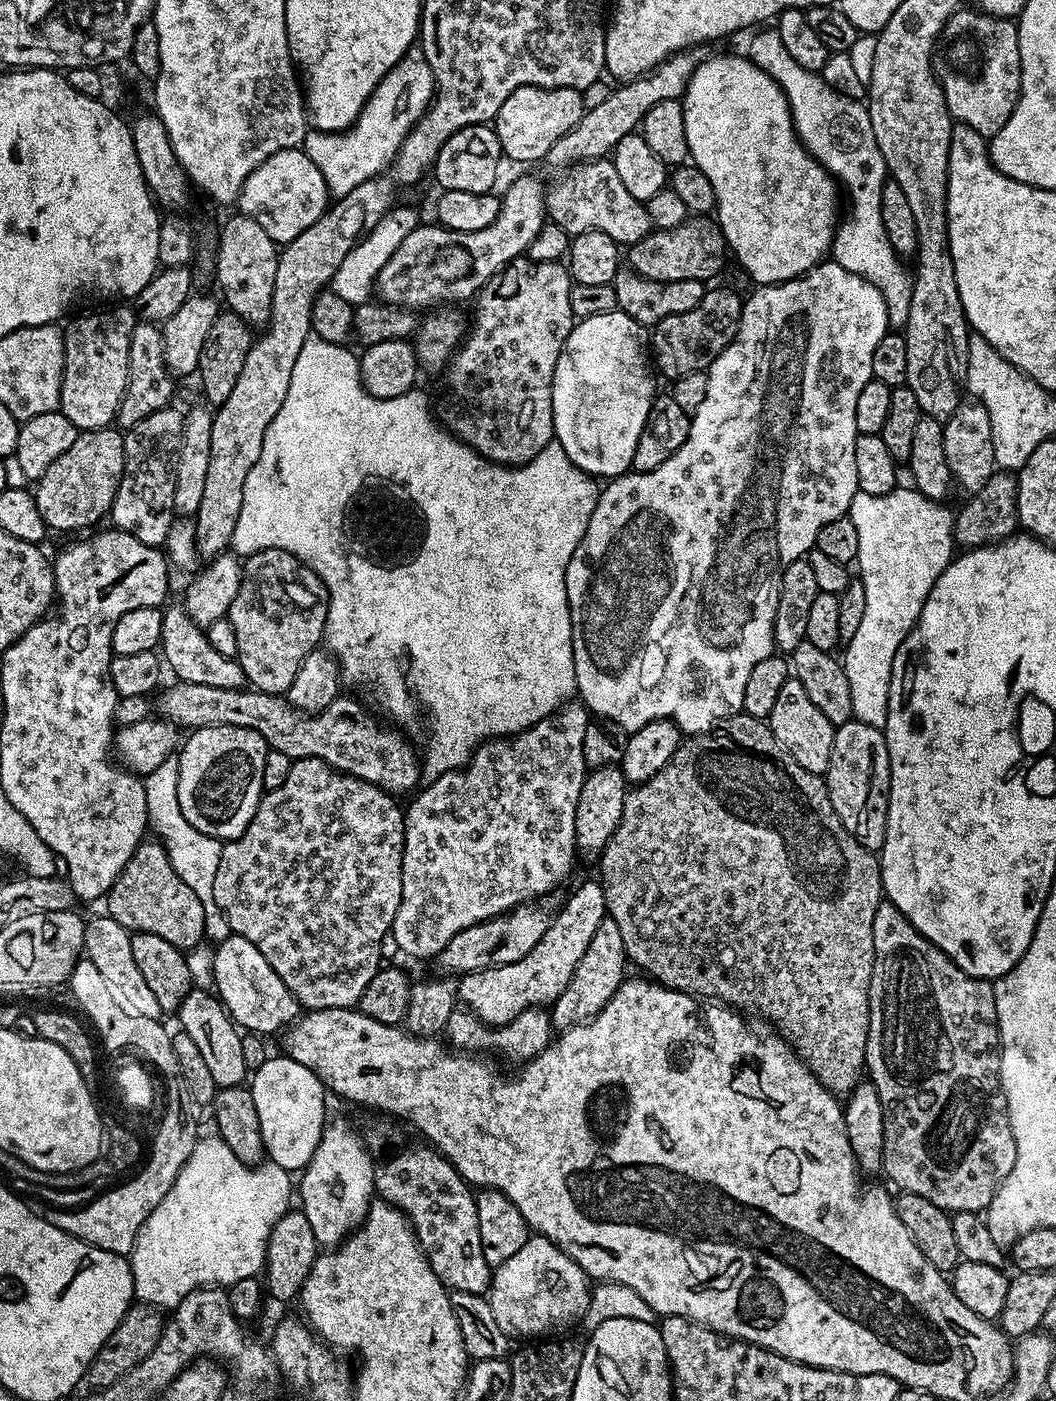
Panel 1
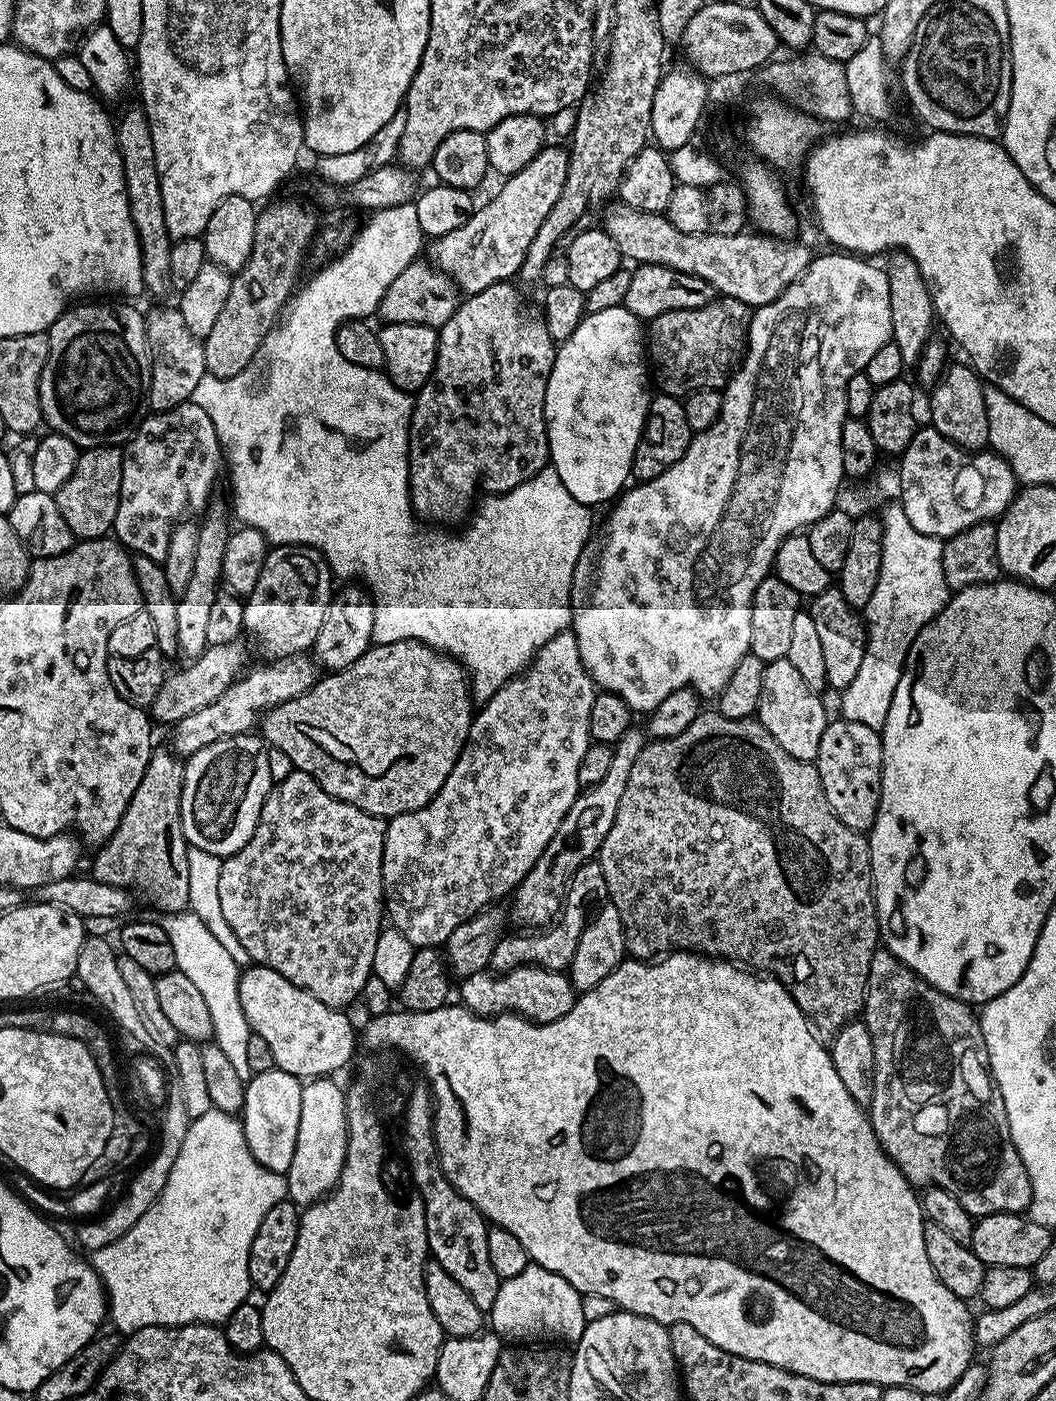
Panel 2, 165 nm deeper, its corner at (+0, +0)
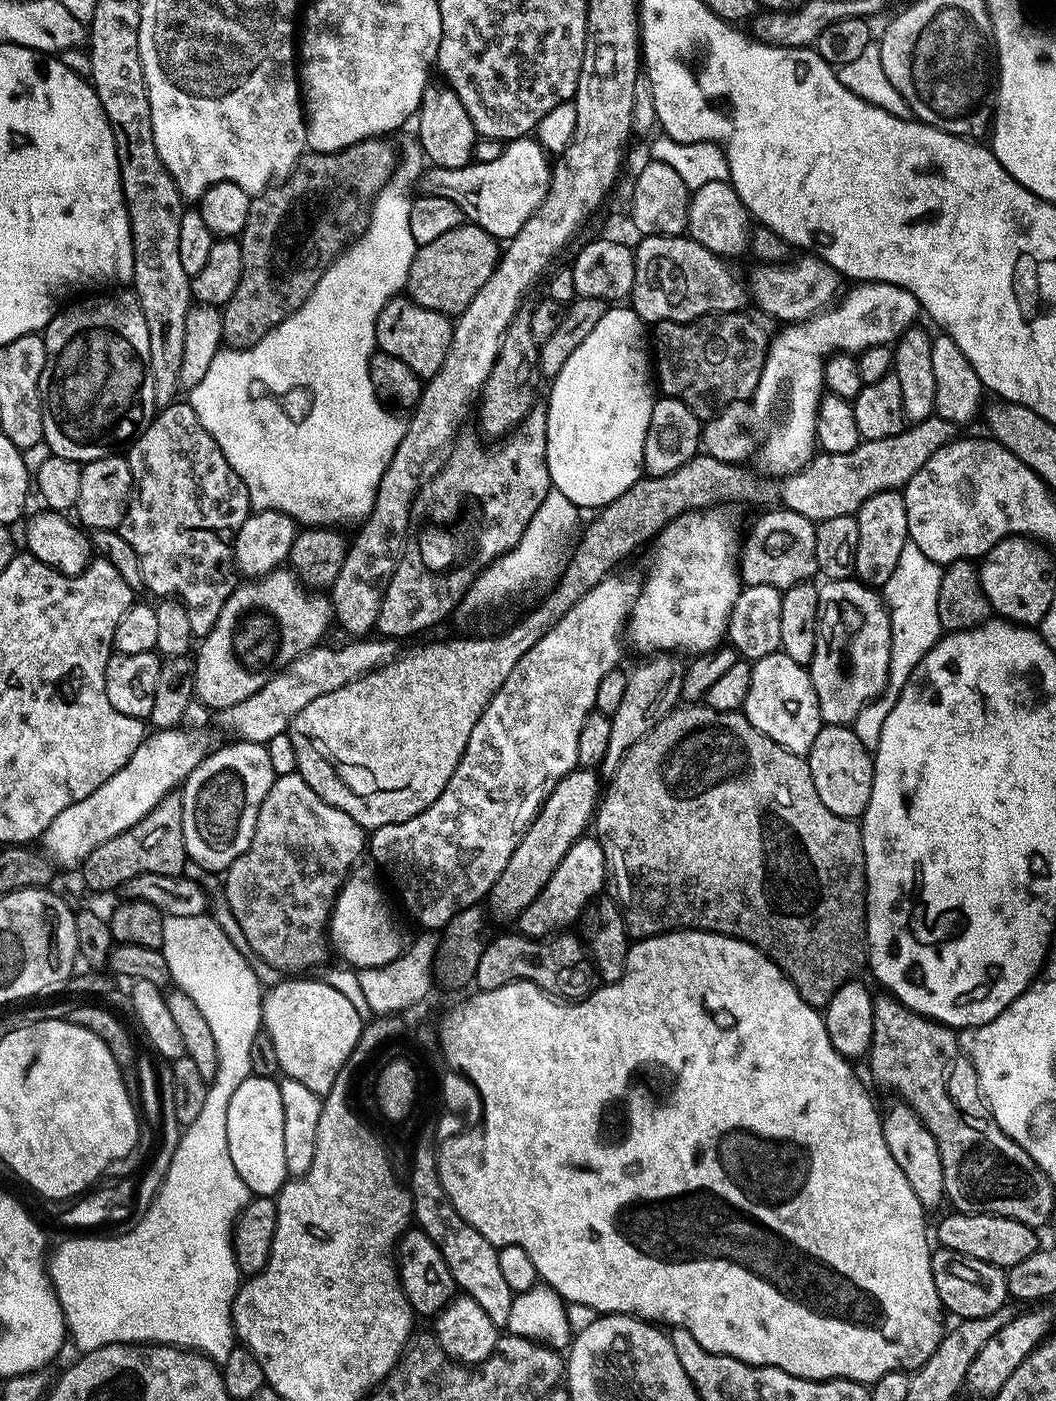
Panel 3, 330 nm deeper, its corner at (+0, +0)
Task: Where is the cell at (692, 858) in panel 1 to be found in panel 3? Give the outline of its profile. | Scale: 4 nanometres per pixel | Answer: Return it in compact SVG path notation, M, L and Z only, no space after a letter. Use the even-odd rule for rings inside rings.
M692 702L687 706L677 706L673 708L670 714L666 714L666 718L662 718L662 722L658 722L658 726L654 726L650 730L650 734L646 734L646 738L634 742L634 746L630 746L630 750L624 753L618 770L610 777L606 787L603 789L602 799L599 801L594 817L594 835L596 839L599 840L602 850L604 851L604 860L608 863L607 875L610 877L610 888L613 888L611 891L614 893L614 899L620 912L624 915L624 924L628 927L629 937L635 938L636 940L645 940L648 936L661 936L664 932L699 930L702 932L717 932L723 936L733 936L739 940L744 940L748 944L753 944L759 952L767 954L768 957L784 971L785 978L796 987L798 994L804 997L804 1001L806 1001L811 1008L817 1010L823 1009L824 1005L830 1002L830 998L833 994L838 991L847 980L853 979L853 977L857 975L856 971L858 971L860 967L862 969L865 967L866 881L864 879L864 843L862 842L862 834L860 833L860 824L857 823L856 820L847 820L838 814L834 814L830 810L826 810L826 806L822 806L822 798L818 798L818 790L814 790L814 778L810 774L810 766L808 765L807 759L802 756L795 756L790 750L778 746L778 742L766 738L766 734L762 734L754 726L750 726L750 722L744 717L743 711L719 712L700 702Z

